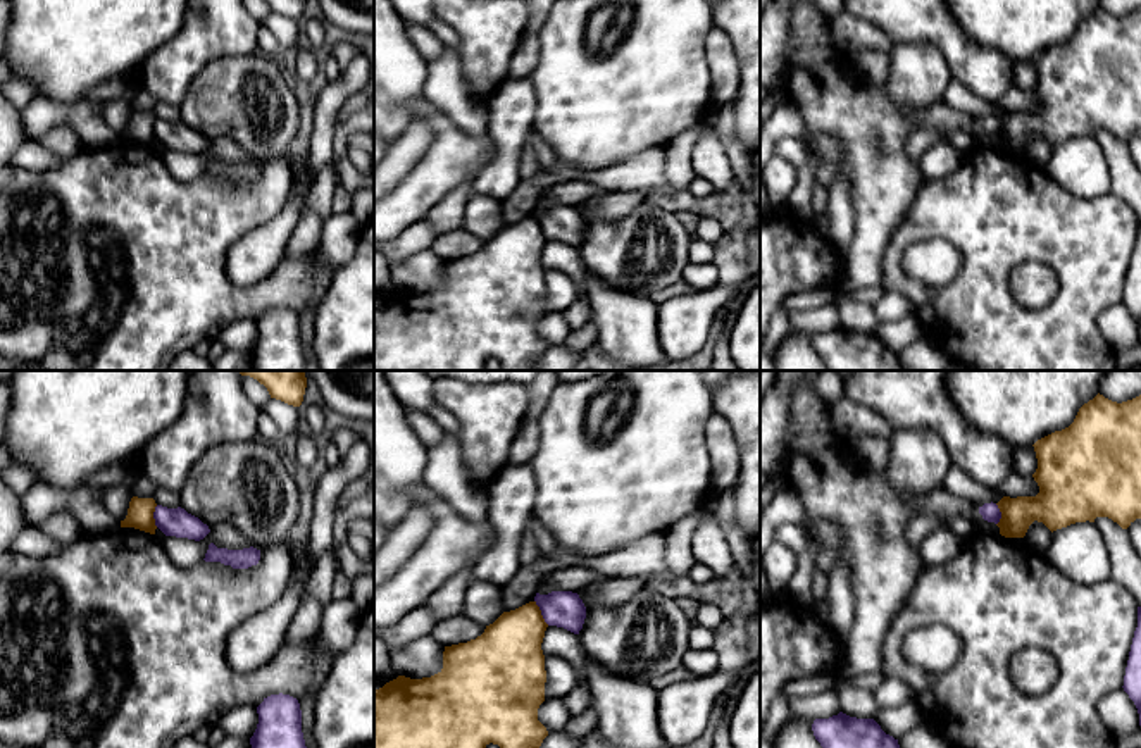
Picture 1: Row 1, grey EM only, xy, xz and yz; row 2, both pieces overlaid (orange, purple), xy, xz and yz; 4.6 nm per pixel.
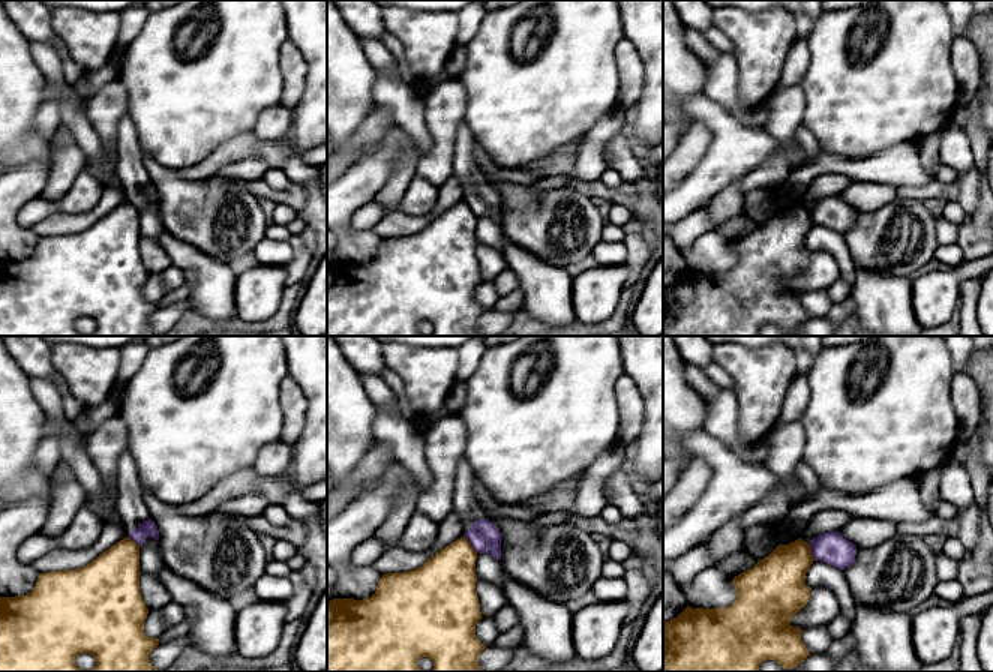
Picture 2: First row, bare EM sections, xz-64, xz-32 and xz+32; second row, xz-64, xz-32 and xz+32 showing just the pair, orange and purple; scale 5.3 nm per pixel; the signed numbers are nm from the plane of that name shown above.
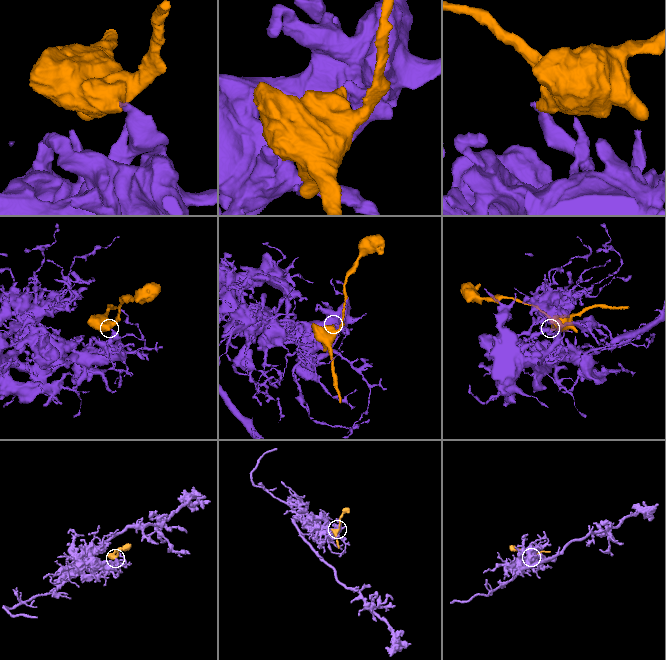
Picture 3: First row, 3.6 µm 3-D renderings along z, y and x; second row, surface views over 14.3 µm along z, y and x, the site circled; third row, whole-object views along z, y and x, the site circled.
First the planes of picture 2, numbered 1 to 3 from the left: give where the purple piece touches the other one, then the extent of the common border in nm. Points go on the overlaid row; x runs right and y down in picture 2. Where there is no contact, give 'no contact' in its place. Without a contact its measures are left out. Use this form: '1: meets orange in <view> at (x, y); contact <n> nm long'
1: meets orange in xz-64 at (132, 540); contact 90 nm long
2: meets orange in xz-32 at (470, 543); contact 130 nm long
3: meets orange in xz+32 at (810, 552); contact 90 nm long

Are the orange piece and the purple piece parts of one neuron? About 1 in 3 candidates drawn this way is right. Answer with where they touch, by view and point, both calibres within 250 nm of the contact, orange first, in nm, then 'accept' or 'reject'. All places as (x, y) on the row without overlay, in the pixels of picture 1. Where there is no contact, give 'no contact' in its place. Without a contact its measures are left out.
xz (540, 226) | 320/180 nm | reject

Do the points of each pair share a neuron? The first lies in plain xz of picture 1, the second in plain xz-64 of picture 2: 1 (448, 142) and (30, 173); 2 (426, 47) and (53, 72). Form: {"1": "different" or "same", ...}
{"1": "same", "2": "same"}

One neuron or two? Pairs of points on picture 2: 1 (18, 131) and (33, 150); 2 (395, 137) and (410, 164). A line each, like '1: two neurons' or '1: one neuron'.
1: one neuron
2: two neurons

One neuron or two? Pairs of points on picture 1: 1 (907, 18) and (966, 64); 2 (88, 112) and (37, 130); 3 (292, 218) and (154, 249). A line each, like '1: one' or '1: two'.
1: one
2: one
3: two

